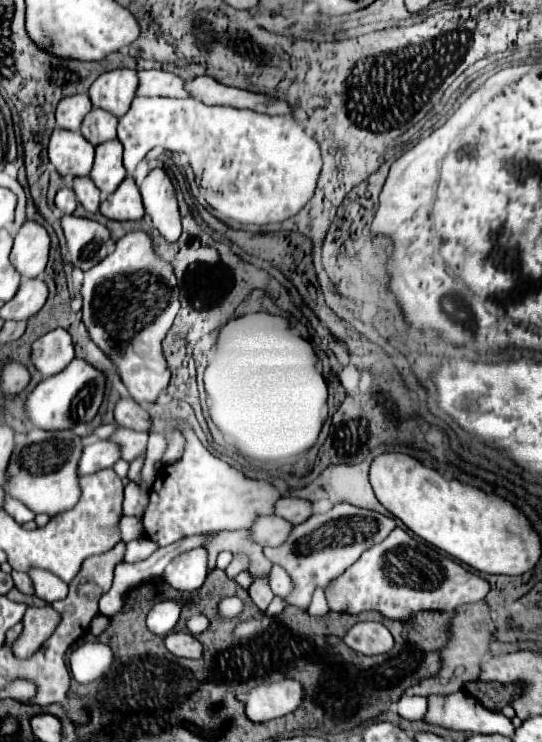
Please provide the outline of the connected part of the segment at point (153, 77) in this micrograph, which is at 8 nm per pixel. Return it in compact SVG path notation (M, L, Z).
M138 70L136 96L188 98L184 90L184 80L166 70Z

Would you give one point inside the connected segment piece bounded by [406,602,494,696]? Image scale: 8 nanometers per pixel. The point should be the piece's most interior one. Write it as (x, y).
(471, 634)

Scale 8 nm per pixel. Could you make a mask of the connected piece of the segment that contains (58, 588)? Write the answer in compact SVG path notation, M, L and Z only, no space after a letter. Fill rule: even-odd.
M30 568L28 570L34 594L42 600L46 600L48 604L54 600L62 600L68 594L68 584L64 580L60 580L56 574L52 574L50 570L44 568Z

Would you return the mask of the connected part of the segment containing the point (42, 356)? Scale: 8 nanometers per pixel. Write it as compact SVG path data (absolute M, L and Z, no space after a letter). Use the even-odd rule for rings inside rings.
M56 328L44 334L32 346L32 362L42 372L44 378L62 372L72 358L74 358L74 342L70 332L64 328Z

